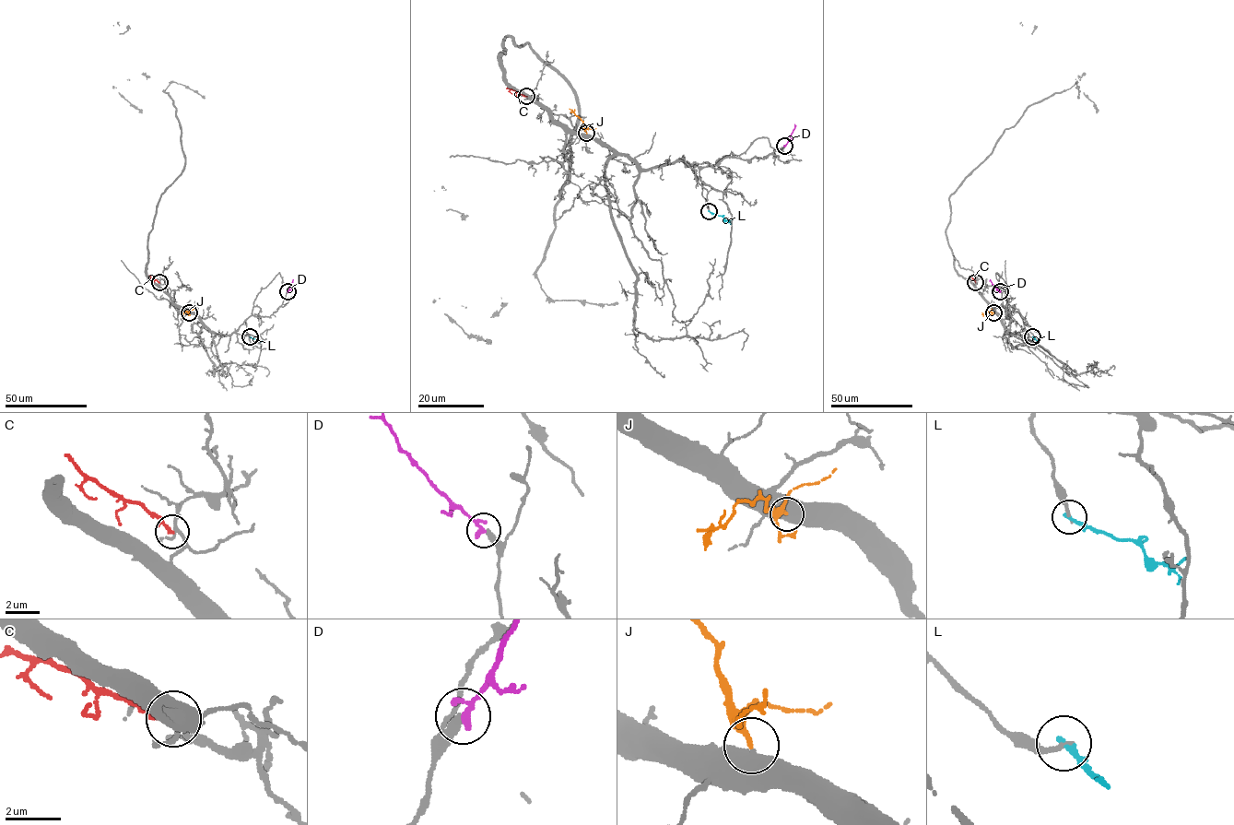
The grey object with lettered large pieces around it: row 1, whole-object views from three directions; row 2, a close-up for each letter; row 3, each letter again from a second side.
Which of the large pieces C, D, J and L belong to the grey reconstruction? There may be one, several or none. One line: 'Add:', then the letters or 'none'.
Add: D, J

